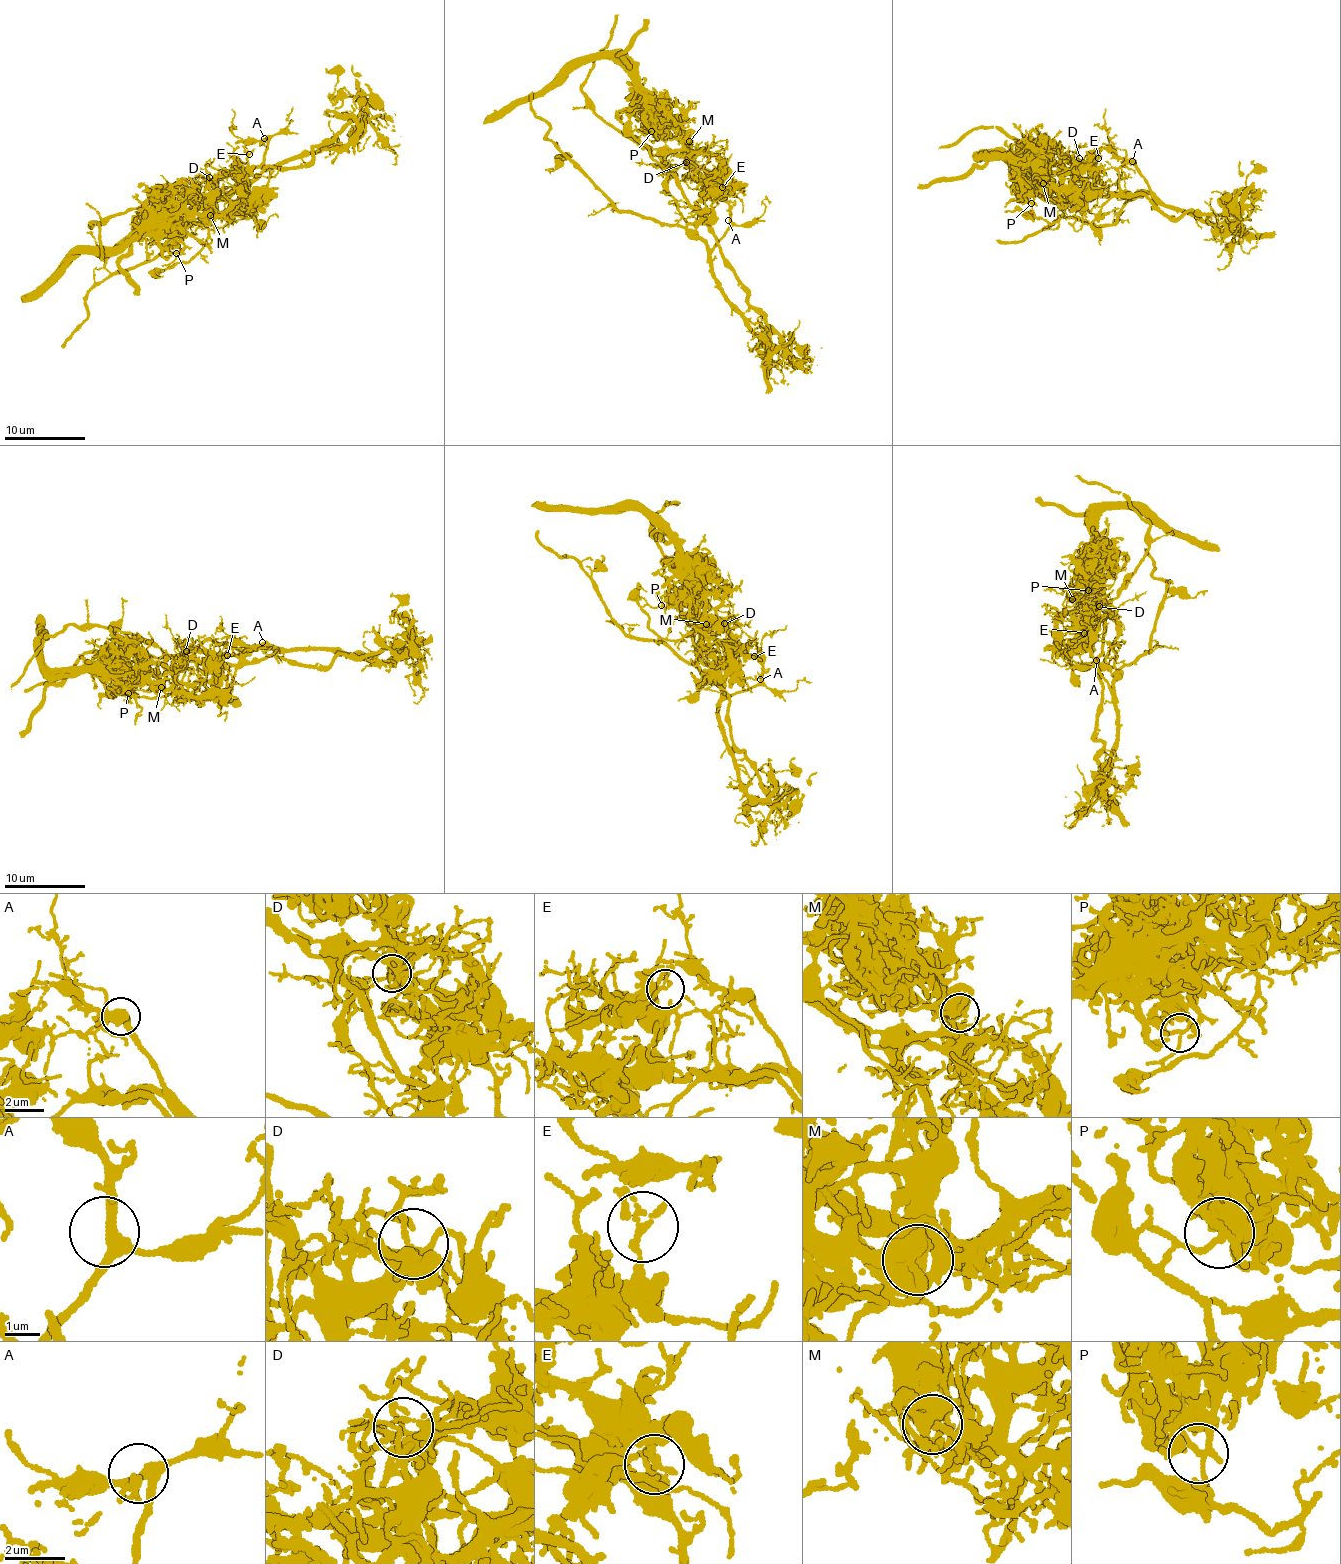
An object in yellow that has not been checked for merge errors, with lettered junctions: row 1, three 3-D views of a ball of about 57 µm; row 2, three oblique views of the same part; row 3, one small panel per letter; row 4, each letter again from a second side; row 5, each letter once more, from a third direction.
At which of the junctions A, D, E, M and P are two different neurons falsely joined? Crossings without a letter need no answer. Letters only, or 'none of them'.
E, M, P

